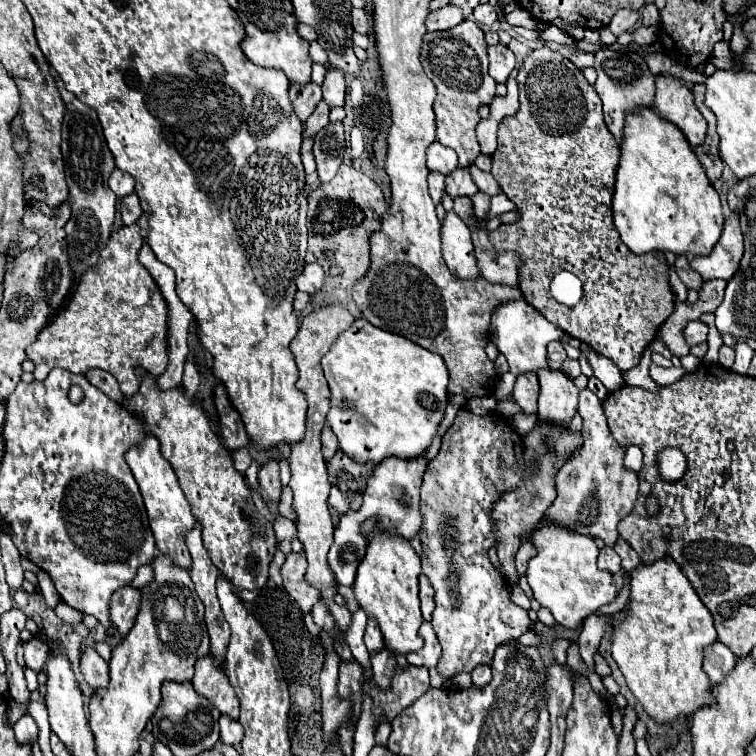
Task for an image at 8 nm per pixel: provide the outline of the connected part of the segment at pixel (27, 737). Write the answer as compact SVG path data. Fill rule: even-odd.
M23 715L15 725L15 737L19 743L33 743L37 739L37 723L31 715Z

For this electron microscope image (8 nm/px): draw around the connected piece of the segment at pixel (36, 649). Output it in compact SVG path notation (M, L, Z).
M31 637L29 641L23 641L23 651L25 651L25 665L39 673L47 661L49 645L39 637Z

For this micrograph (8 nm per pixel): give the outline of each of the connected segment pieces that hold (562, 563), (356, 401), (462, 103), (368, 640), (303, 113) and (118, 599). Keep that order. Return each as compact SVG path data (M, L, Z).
M541 527L539 531L535 531L533 539L537 547L537 557L533 557L527 563L527 581L533 589L535 599L541 603L541 607L547 607L553 613L559 625L577 629L591 613L595 613L599 607L613 603L617 599L617 587L615 587L613 575L597 567L597 545L593 543L591 537L579 535L573 531L563 531L563 527L545 527L545 529Z
M361 317L339 335L321 365L331 389L327 423L335 431L341 451L357 463L375 465L393 455L415 459L425 453L449 405L449 371L439 355L373 327Z
M465 19L453 29L425 33L421 45L421 65L427 77L437 87L437 99L433 103L435 121L437 121L437 141L445 147L455 149L459 155L459 167L469 167L479 151L479 143L475 137L475 125L479 123L477 107L481 103L491 103L495 97L495 81L487 73L487 43L483 29Z
M373 619L367 623L367 629L365 629L365 645L367 645L369 653L377 653L377 651L385 649L383 635L379 631L379 625Z
M291 83L289 101L293 105L295 115L301 119L301 123L305 123L307 117L315 111L317 103L321 101L321 87L315 83L307 83L307 85Z
M121 587L115 591L111 599L111 619L115 619L115 631L119 635L127 635L133 627L137 613L141 607L141 589L137 587Z

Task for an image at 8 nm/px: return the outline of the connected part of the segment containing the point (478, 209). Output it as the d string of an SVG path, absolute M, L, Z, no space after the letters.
M477 191L473 197L471 197L471 201L473 201L473 207L475 207L475 217L481 221L481 219L485 219L485 215L487 215L487 211L489 211L489 195L485 195L483 191Z

